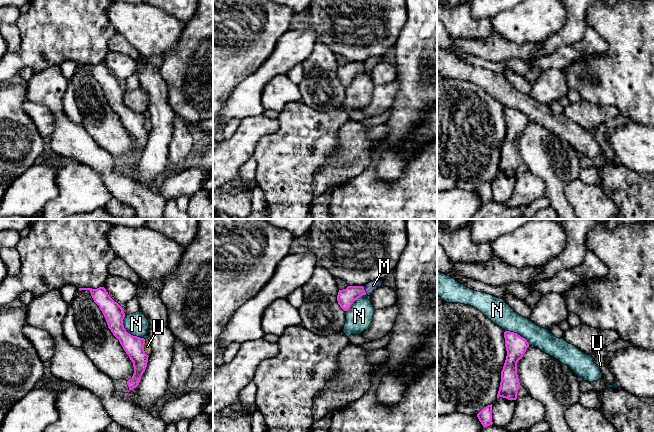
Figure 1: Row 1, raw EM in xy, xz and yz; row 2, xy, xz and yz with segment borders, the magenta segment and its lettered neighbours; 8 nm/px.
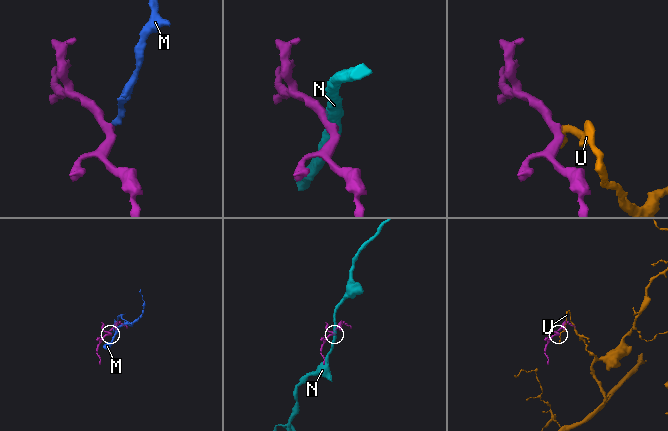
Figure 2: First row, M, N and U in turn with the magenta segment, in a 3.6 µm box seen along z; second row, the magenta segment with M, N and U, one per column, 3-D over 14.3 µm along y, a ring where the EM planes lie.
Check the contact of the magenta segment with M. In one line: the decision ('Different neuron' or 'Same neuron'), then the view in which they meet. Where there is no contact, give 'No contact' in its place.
Different neuron. Touches magenta in xz

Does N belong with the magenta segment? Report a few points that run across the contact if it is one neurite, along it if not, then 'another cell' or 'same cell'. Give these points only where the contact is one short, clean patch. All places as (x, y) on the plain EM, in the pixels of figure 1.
line xy (124, 91), (123, 103), (131, 110), (144, 115); another cell

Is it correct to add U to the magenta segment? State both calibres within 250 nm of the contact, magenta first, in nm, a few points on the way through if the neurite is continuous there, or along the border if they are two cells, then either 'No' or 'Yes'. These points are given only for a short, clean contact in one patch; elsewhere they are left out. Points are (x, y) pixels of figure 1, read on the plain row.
Thickness 160 nm (magenta) against 60 nm. Boundary: xy (144, 115), (144, 128), (148, 132). No

